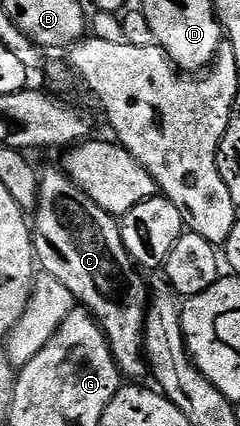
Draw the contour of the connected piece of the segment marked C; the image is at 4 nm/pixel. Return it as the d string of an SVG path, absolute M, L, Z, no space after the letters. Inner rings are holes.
M59 168L48 169L39 174L40 180L40 194L36 200L34 206L34 214L36 213L36 221L34 217L34 244L36 246L36 260L39 268L43 270L45 274L54 279L58 279L58 283L62 283L62 287L66 287L72 293L73 298L83 308L87 309L92 314L92 318L99 325L100 330L104 333L104 338L108 340L108 347L112 352L113 363L120 369L121 378L124 379L144 379L149 376L148 363L144 359L144 315L146 312L146 304L148 297L144 295L142 289L142 281L139 277L141 274L138 272L137 266L134 264L131 255L124 250L124 244L122 243L122 235L120 234L120 227L117 218L113 214L102 211L102 207L98 207L98 203L94 203L94 199L90 199L88 195L82 192L77 185L68 178L68 174L61 171Z

